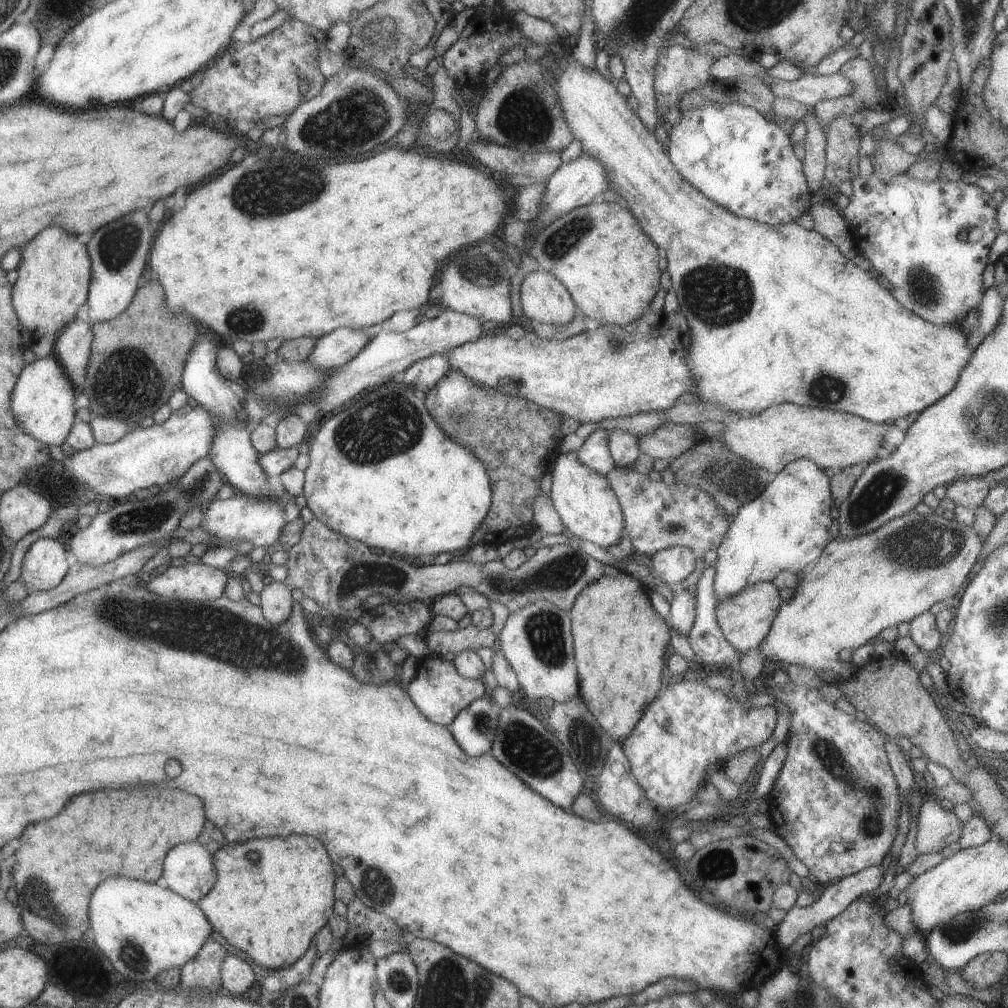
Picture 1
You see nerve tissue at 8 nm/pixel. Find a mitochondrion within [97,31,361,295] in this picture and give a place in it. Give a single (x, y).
(289, 184)

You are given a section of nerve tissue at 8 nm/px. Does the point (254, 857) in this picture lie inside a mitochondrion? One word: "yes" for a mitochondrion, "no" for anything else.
yes

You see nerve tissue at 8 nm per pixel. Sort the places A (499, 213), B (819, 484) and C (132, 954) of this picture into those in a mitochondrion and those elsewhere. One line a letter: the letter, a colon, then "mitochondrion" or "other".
A: other
B: other
C: mitochondrion

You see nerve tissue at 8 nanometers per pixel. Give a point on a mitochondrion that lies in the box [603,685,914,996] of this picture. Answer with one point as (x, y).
(832, 757)

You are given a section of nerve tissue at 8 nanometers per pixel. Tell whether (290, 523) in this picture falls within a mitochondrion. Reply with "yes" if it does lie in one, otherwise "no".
no

